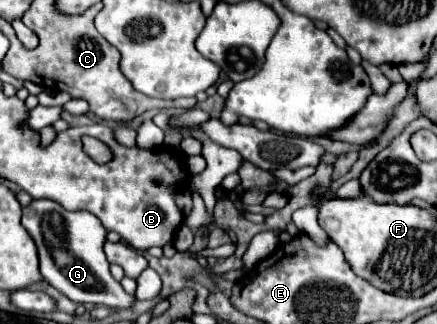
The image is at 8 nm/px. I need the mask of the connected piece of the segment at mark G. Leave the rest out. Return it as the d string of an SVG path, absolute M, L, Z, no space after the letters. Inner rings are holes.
M32 200L22 212L22 226L36 242L42 278L64 296L80 304L104 304L110 308L126 308L134 302L134 296L126 294L108 270L104 254L106 228L94 214L64 210L54 200Z

